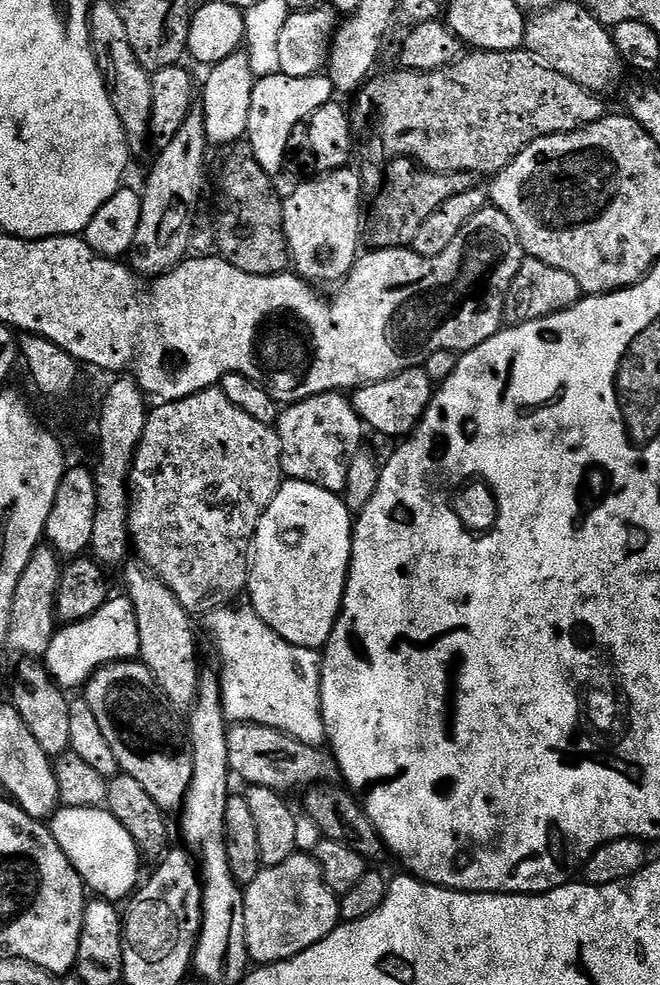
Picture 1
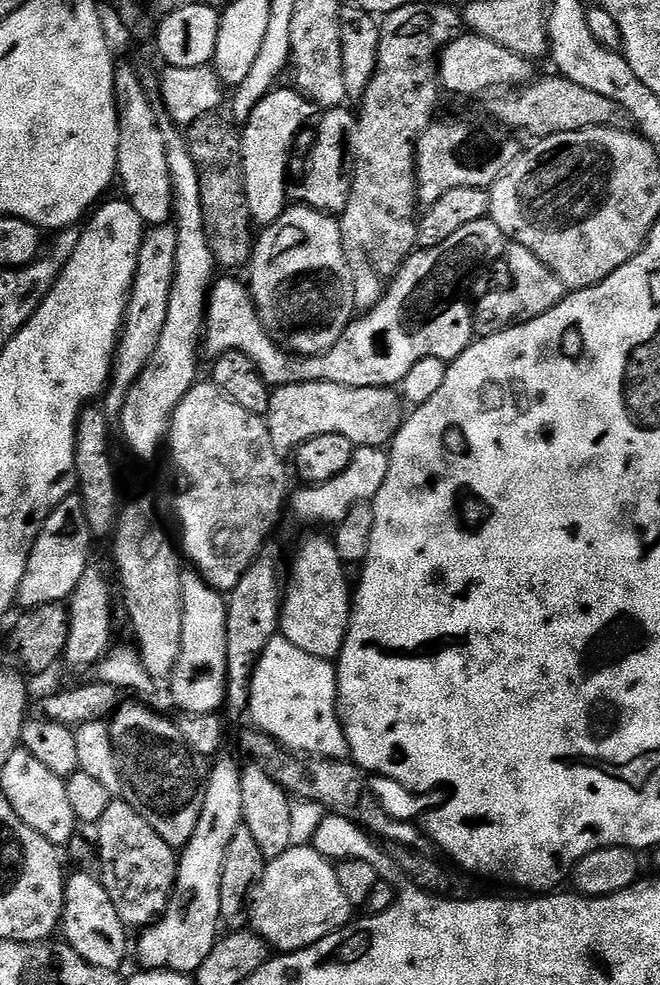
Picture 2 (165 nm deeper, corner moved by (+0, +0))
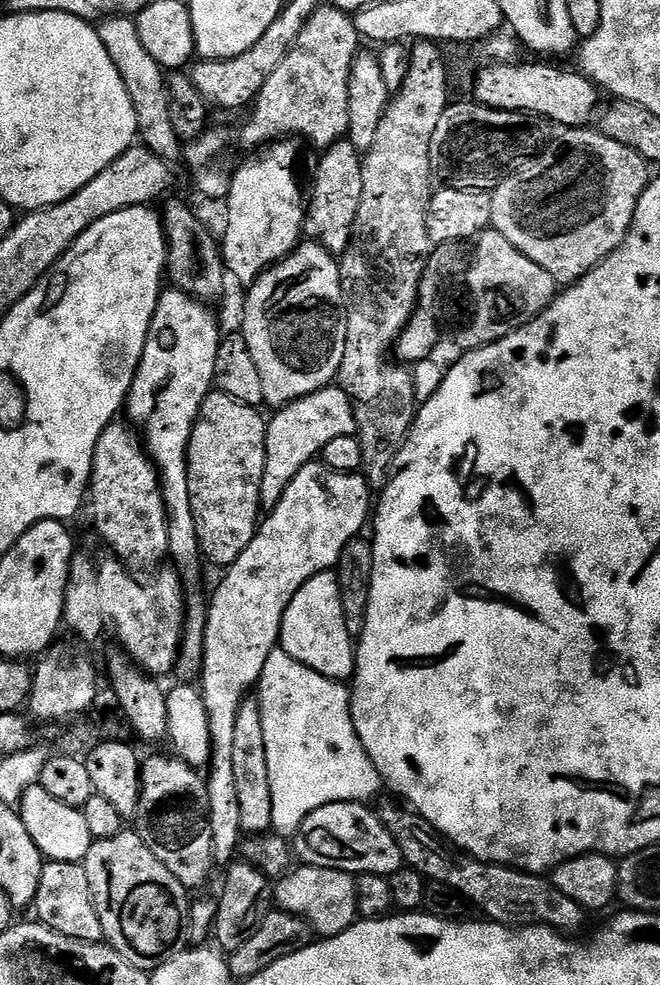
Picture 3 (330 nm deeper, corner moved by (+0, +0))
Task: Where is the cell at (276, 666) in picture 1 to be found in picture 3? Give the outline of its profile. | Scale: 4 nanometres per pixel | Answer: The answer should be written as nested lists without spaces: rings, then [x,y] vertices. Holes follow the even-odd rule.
[[[281,647],[266,658],[258,685],[262,714],[262,735],[266,737],[266,770],[270,770],[272,799],[271,831],[285,838],[295,837],[308,815],[331,803],[372,802],[382,789],[382,781],[372,759],[366,754],[352,721],[350,692],[341,681],[331,680],[310,666],[302,666]]]

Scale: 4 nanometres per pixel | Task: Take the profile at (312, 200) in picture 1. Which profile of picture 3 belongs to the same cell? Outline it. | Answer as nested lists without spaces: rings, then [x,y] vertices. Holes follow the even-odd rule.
[[[311,242],[297,244],[292,253],[284,260],[279,260],[271,268],[266,269],[262,275],[255,280],[247,289],[248,297],[244,300],[244,328],[242,335],[246,338],[246,346],[250,346],[250,354],[258,369],[258,375],[262,378],[262,394],[264,403],[269,409],[279,410],[287,404],[292,404],[298,398],[304,398],[306,394],[314,394],[318,390],[329,387],[339,377],[342,366],[342,354],[346,354],[346,322],[348,316],[344,313],[344,291],[342,290],[342,278],[340,277],[340,266],[337,257],[328,252],[322,246]]]

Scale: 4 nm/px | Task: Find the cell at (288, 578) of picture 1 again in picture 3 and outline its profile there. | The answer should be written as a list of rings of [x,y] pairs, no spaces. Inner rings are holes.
[[[331,571],[318,573],[294,594],[282,618],[279,647],[290,654],[290,658],[302,662],[302,666],[310,666],[310,670],[331,680],[348,682],[356,675],[354,637],[346,630],[338,578]]]

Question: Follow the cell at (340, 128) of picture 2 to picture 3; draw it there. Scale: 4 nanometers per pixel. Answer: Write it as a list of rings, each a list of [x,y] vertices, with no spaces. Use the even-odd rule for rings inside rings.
[[[347,138],[323,149],[320,161],[316,164],[316,177],[312,180],[312,196],[307,197],[304,213],[303,235],[311,243],[322,246],[333,254],[343,254],[348,249],[348,243],[354,230],[354,222],[358,218],[358,206],[362,206],[362,154]]]

